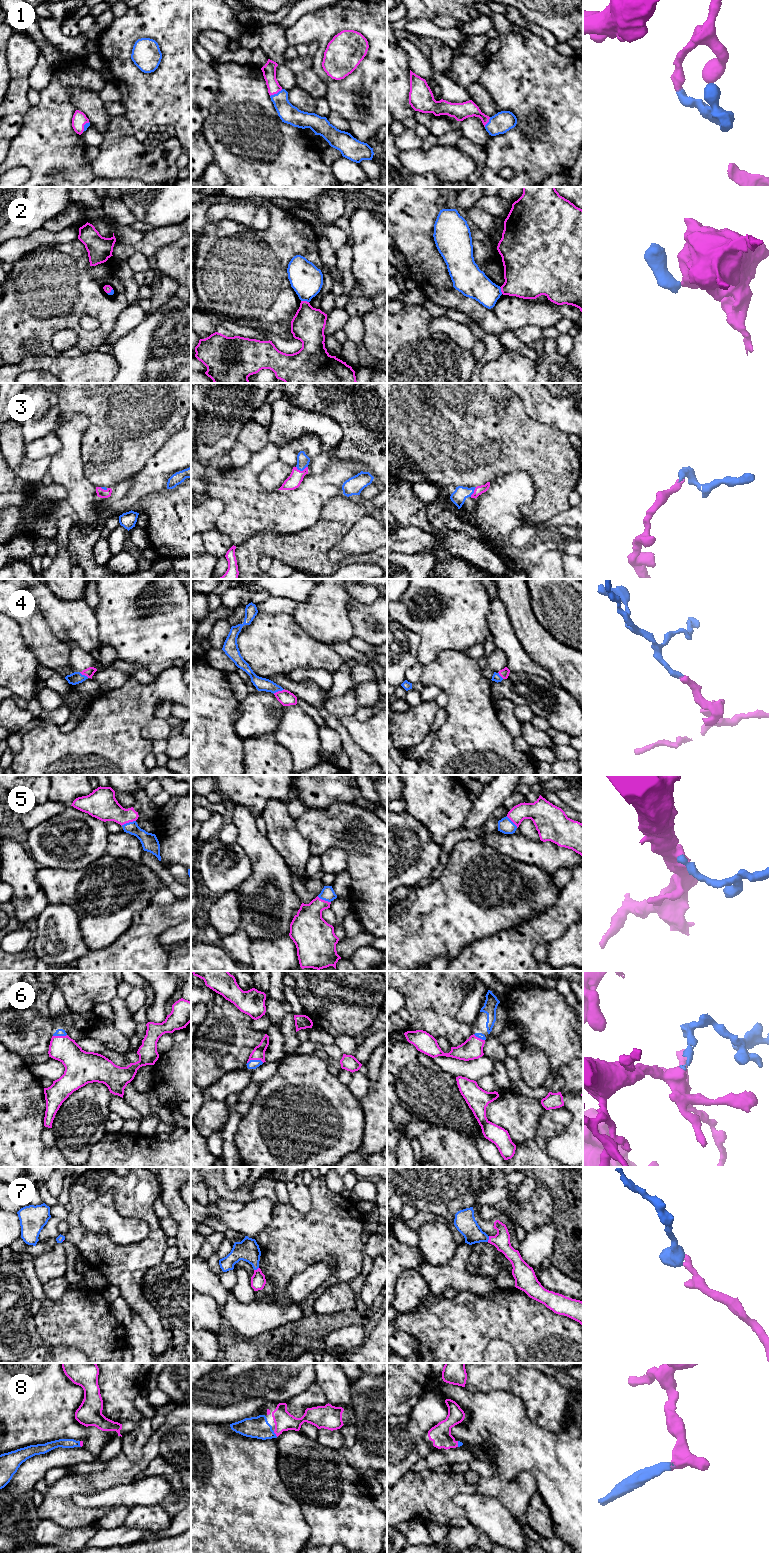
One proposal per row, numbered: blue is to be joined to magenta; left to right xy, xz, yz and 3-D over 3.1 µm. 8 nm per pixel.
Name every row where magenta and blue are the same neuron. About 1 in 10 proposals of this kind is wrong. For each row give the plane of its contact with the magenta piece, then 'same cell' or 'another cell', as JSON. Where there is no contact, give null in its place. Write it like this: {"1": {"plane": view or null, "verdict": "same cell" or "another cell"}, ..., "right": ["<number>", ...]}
{"1": {"plane": "xz", "verdict": "same cell"}, "2": {"plane": "xz", "verdict": "same cell"}, "3": {"plane": "xz", "verdict": "same cell"}, "4": {"plane": "xz", "verdict": "same cell"}, "5": {"plane": "xy", "verdict": "same cell"}, "6": {"plane": "xz", "verdict": "same cell"}, "7": {"plane": "yz", "verdict": "same cell"}, "8": {"plane": "xz", "verdict": "same cell"}, "right": ["1", "2", "3", "4", "5", "6", "7", "8"]}

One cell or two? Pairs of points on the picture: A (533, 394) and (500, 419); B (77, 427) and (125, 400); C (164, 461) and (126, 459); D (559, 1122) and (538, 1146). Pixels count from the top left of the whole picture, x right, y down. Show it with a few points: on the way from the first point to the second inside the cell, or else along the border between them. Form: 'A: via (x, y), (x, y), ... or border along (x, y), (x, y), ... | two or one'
A: border along (513, 393), (520, 399), (524, 411), (536, 421) | two
B: border along (75, 412), (81, 412), (88, 420), (80, 443) | two
C: border along (163, 444), (130, 477) | two
D: via (553, 1128), (541, 1140) | one

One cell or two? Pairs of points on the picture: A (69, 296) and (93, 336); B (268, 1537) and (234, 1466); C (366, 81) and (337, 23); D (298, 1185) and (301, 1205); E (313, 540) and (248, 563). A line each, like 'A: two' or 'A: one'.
A: one
B: one
C: one
D: one
E: one

